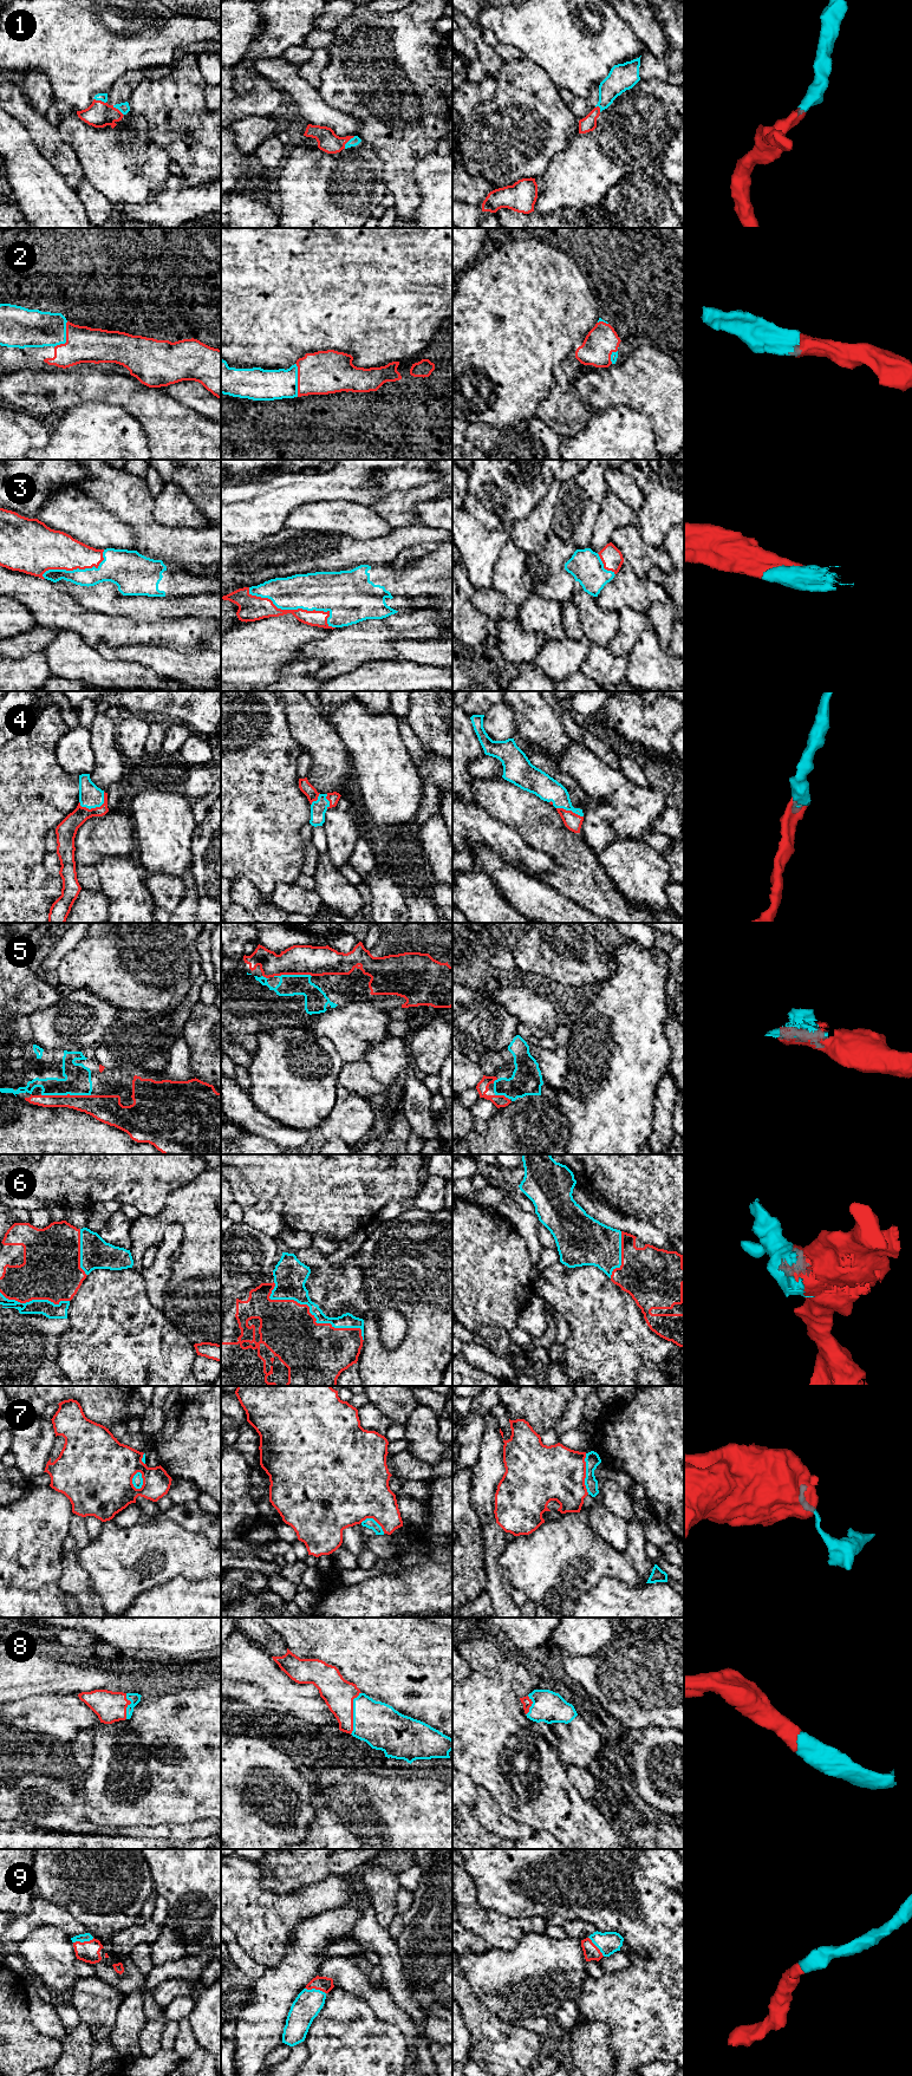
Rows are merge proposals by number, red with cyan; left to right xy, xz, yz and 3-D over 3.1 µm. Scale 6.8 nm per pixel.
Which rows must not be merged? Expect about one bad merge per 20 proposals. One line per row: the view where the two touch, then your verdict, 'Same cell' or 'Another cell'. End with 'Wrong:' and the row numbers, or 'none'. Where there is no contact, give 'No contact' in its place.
1: Touches red in xz. Same cell
2: Touches red in xz. Same cell
3: Touches red in xz. Same cell
4: Touches red in xy. Same cell
5: Touches red in xy. Same cell
6: Touches red in xz. Same cell
7: Touches red in yz. Another cell
8: Touches red in xz. Same cell
9: Touches red in xz. Same cell
Wrong: 7

